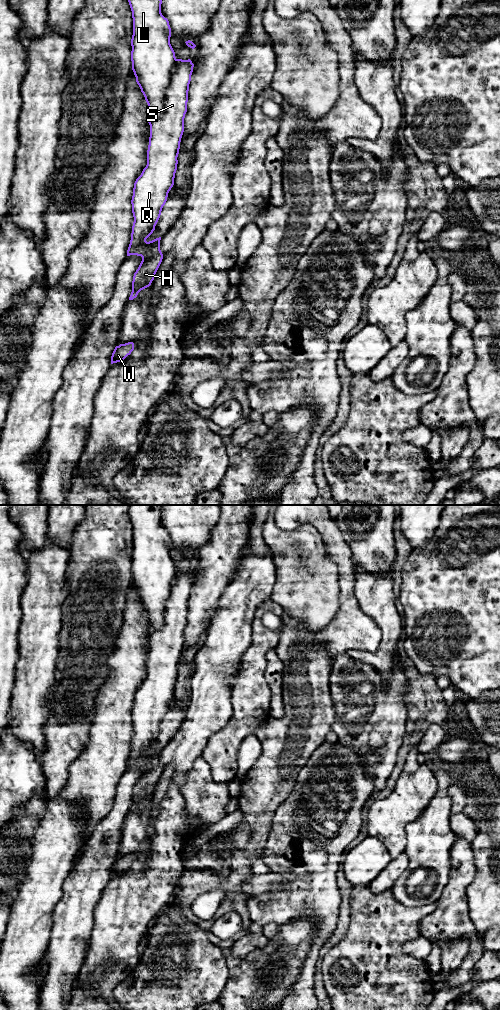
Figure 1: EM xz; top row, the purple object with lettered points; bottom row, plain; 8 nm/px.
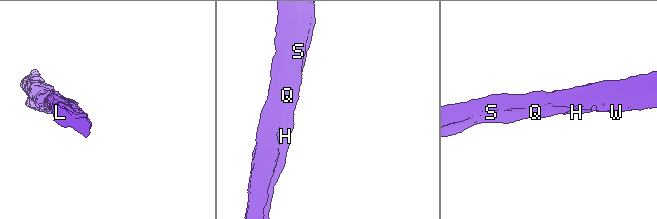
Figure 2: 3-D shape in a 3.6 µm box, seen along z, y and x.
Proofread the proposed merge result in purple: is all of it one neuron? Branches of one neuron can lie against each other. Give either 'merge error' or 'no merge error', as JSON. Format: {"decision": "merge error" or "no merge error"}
{"decision": "merge error"}

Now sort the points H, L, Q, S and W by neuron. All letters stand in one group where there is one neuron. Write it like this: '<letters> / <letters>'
H Q S W / L

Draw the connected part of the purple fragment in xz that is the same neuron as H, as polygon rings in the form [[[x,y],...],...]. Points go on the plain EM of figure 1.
[[[176,571],[163,624],[150,636],[147,677],[134,695],[131,712],[134,734],[127,768],[141,768],[142,773],[134,785],[129,812],[151,797],[163,771],[161,749],[149,754],[146,751],[155,742],[174,697],[193,579],[190,571]]]

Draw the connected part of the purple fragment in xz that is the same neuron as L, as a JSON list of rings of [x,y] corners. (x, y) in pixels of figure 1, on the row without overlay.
[[[129,505],[133,530],[132,582],[148,616],[148,635],[160,629],[175,577],[169,533],[161,525],[160,505]]]

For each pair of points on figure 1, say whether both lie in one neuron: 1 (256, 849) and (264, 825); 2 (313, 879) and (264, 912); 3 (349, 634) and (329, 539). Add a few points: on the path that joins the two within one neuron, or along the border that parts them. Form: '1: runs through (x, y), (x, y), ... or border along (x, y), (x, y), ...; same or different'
1: runs through (256, 843), (260, 831); same
2: runs through (301, 891), (294, 898), (276, 906); same
3: runs through (349, 610), (344, 563); same

